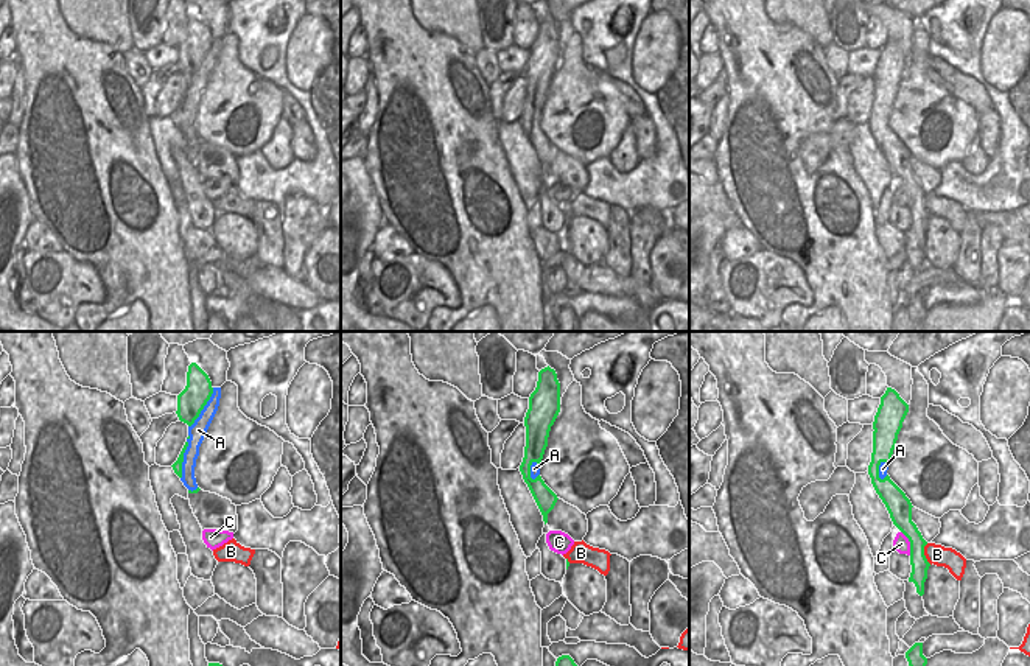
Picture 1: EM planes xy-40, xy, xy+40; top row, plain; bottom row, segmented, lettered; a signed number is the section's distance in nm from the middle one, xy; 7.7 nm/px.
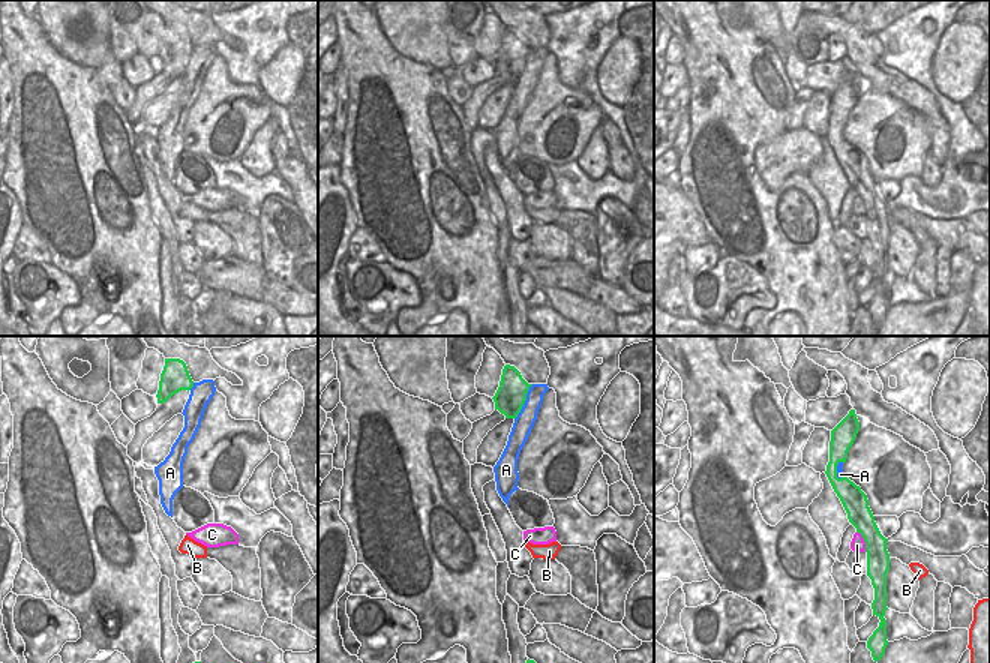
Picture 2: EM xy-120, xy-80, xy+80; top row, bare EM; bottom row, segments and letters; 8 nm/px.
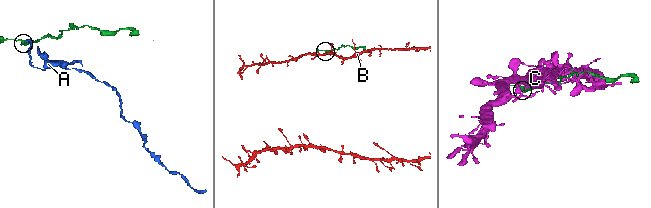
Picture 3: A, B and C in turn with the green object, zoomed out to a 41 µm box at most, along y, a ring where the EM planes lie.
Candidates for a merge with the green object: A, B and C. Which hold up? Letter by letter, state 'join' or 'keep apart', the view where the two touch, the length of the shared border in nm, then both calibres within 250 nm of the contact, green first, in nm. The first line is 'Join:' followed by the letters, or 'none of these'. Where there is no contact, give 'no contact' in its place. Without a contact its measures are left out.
Join: none of these
A: keep apart | xy-40 | 360 nm | 70/140 nm
B: keep apart | xy+40 | 170 nm | 140/160 nm
C: keep apart | xy+40 | 200 nm | 170/130 nm

